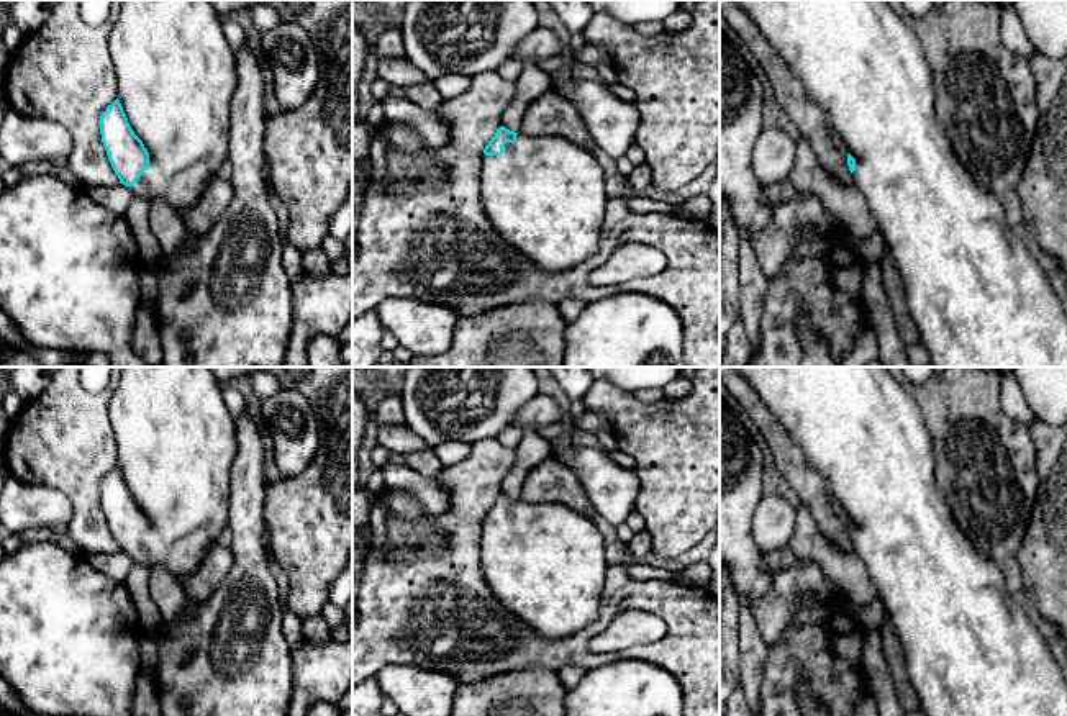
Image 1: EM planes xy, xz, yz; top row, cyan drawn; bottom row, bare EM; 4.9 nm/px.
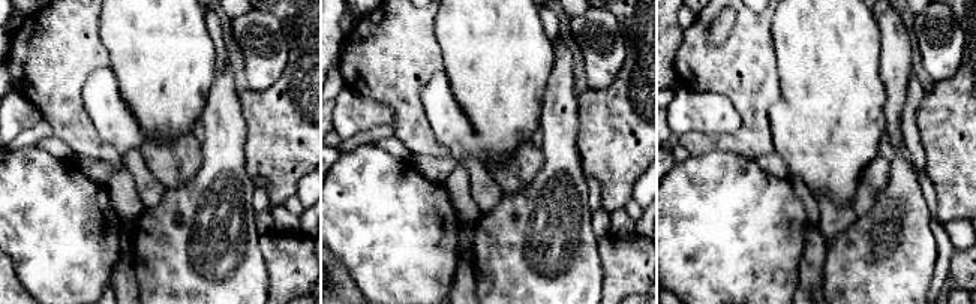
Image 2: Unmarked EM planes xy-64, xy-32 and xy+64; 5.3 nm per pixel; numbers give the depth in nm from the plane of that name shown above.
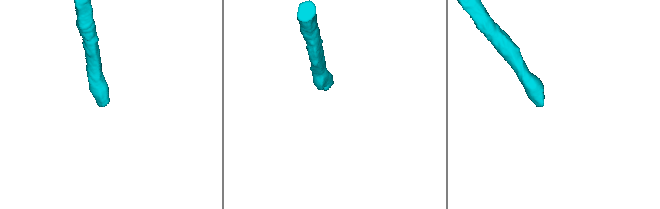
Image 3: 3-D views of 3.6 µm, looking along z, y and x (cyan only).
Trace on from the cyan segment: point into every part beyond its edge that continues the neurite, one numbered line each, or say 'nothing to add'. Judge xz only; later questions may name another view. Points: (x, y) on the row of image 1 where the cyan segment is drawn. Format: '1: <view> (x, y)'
1: xz (544, 195)

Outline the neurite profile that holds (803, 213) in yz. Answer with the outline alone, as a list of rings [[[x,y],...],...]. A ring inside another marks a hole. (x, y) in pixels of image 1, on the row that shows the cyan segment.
[[[797,190],[790,200],[775,206],[772,221],[751,238],[761,272],[765,279],[772,279],[806,233],[831,229],[839,229],[831,210],[815,193]]]

